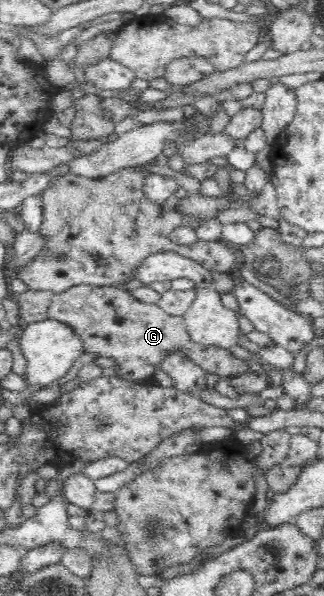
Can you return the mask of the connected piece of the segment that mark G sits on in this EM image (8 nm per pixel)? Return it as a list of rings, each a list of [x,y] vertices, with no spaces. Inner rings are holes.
[[[74,285],[64,292],[54,294],[46,309],[46,316],[67,324],[81,340],[84,353],[113,359],[117,363],[117,376],[124,380],[140,383],[153,377],[155,367],[160,367],[163,359],[171,353],[182,353],[215,379],[231,378],[249,370],[247,363],[231,355],[228,349],[204,346],[193,341],[182,315],[169,315],[158,304],[143,303],[122,287]]]

